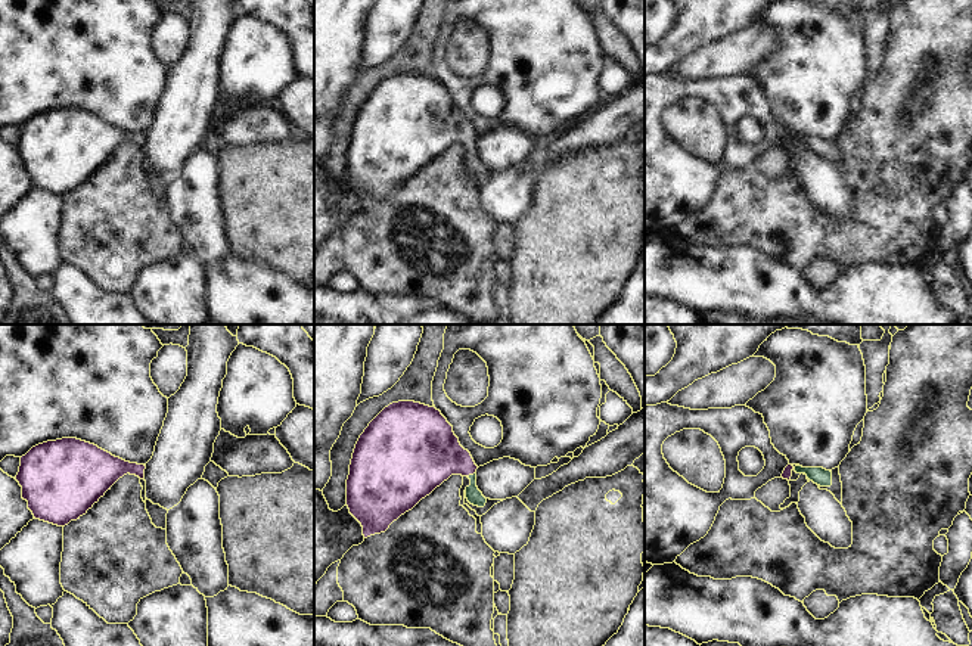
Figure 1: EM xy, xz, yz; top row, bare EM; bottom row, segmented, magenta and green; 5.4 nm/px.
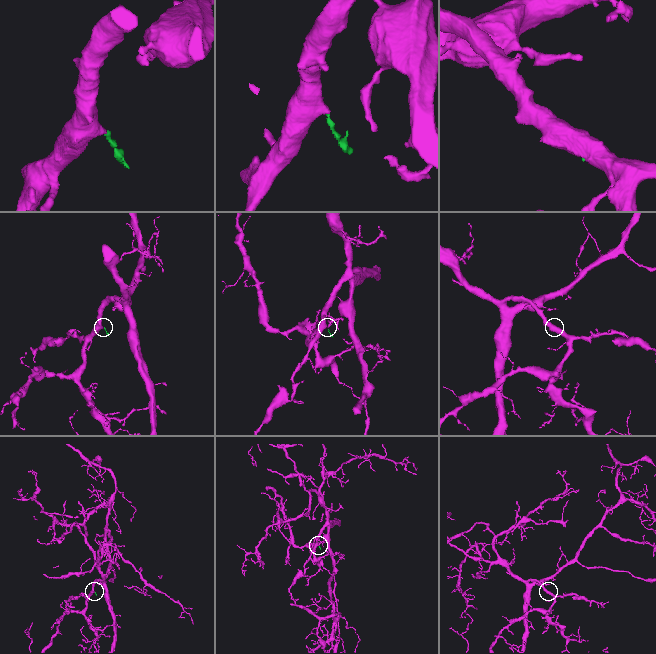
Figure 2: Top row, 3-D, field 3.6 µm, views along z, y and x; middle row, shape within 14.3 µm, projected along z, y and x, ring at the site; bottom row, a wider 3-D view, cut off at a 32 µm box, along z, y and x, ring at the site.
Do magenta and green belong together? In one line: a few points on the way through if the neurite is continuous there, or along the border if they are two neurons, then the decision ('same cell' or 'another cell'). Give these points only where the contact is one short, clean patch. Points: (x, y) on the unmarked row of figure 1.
way xz (431, 123), (457, 130), (471, 143), (474, 165); same cell

